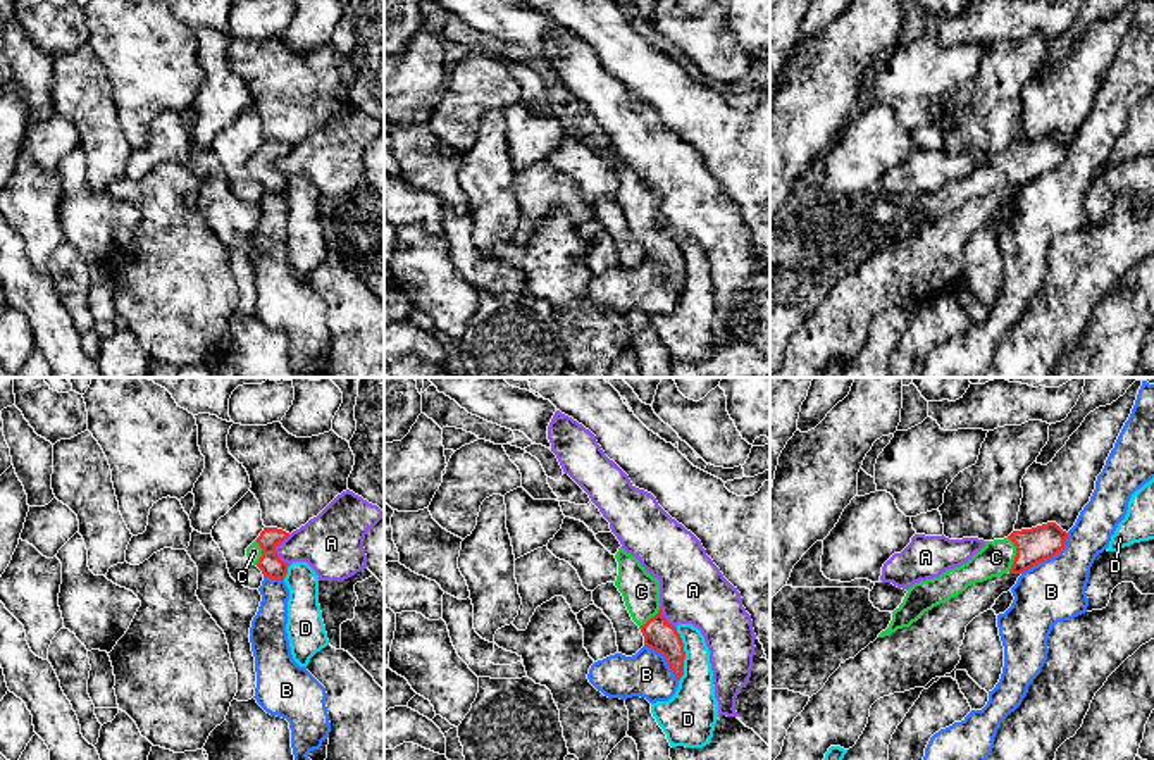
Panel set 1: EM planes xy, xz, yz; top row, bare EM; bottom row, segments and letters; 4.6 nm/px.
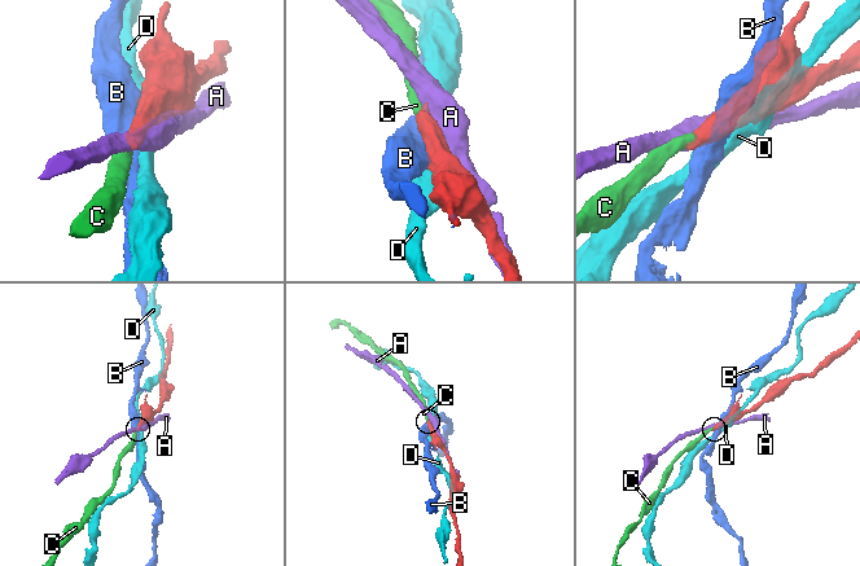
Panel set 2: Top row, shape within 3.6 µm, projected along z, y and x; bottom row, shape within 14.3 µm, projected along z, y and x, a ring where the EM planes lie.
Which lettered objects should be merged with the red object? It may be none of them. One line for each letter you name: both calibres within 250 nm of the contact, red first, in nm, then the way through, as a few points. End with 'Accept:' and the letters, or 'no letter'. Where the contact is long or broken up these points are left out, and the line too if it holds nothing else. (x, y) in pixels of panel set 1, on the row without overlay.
C: Thickness 160 nm (red) against 160 nm. Path across: yz (1036, 159), (1017, 168), (996, 171)
Accept: C

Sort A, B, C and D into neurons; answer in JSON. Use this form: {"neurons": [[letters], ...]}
{"neurons": [["A"], ["B"], ["C"], ["D"]]}

